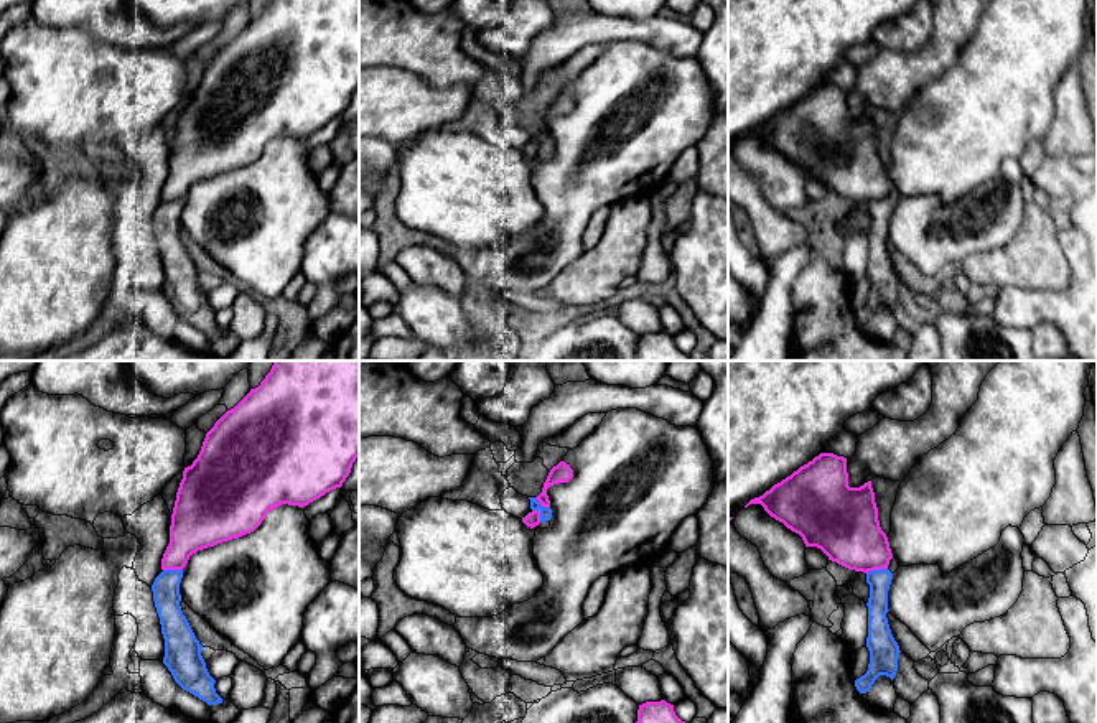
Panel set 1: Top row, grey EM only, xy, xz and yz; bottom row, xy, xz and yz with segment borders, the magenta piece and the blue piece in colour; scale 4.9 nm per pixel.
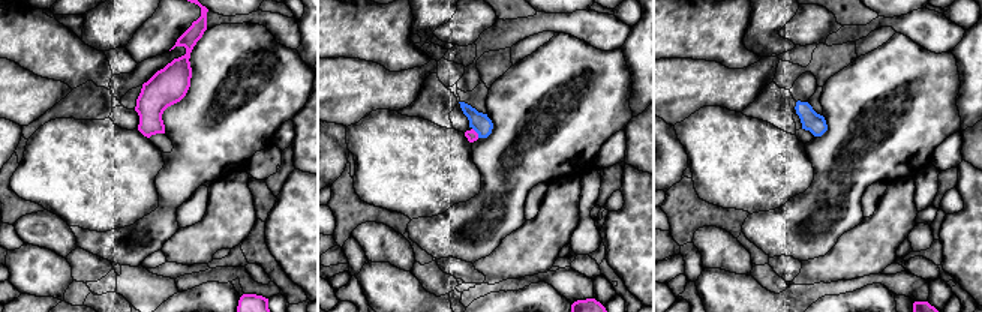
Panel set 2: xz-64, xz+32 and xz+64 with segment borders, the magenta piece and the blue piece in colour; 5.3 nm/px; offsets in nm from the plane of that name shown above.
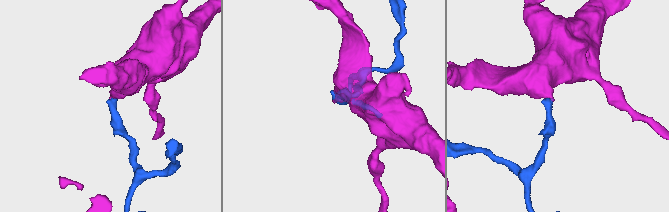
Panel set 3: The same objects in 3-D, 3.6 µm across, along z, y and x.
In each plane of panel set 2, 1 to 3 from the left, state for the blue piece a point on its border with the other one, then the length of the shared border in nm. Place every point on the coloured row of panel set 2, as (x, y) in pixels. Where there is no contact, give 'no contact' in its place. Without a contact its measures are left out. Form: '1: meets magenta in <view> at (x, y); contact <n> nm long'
1: no contact
2: meets magenta in xz+32 at (476, 132); contact 70 nm long
3: no contact

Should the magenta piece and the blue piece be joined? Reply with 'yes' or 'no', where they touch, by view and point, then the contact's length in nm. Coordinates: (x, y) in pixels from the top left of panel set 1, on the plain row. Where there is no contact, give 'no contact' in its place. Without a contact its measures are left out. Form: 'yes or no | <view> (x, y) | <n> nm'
no | yz (877, 200) | 110 nm

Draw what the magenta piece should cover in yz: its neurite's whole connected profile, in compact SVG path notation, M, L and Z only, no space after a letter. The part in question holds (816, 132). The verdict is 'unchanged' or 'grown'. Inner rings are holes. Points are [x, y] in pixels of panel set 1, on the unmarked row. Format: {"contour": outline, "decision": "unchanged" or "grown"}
{"contour": "M820 84L745 138L749 135L761 135L771 148L799 165L805 178L820 180L829 191L848 201L883 201L893 189L888 168L880 158L871 112L850 119L843 87Z", "decision": "unchanged"}

